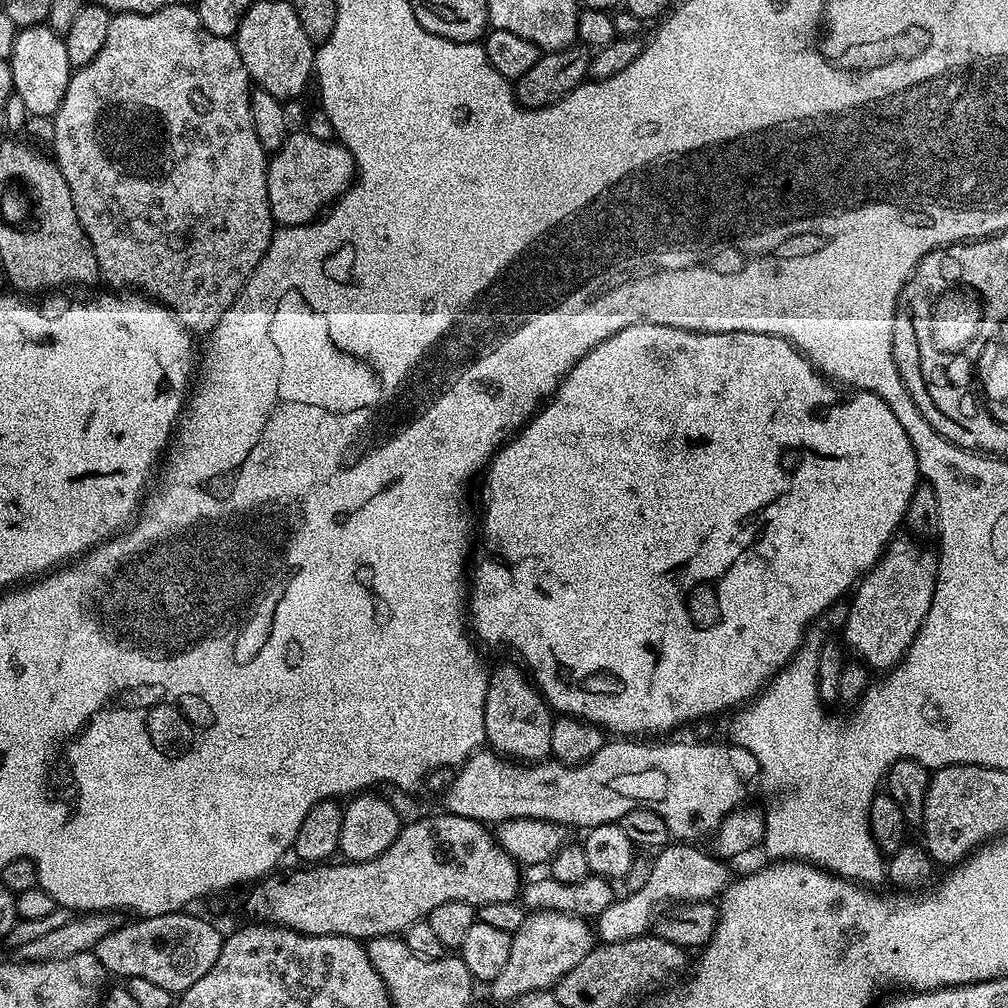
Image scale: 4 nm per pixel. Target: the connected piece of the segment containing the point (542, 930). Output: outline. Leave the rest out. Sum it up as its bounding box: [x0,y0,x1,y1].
[491,910,594,1002]

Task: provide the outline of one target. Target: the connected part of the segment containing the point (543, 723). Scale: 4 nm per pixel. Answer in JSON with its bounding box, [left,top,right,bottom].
[484,664,554,762]

